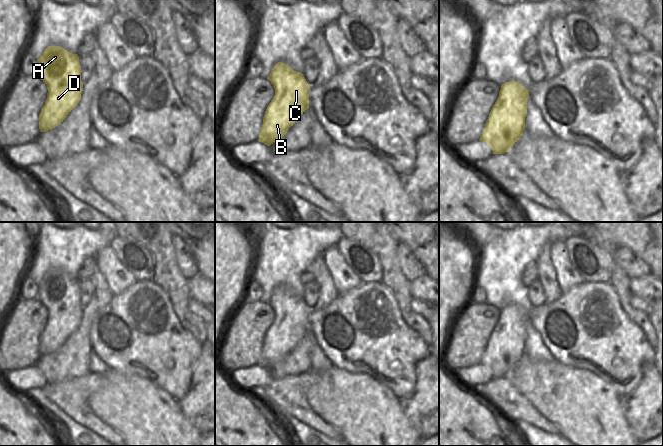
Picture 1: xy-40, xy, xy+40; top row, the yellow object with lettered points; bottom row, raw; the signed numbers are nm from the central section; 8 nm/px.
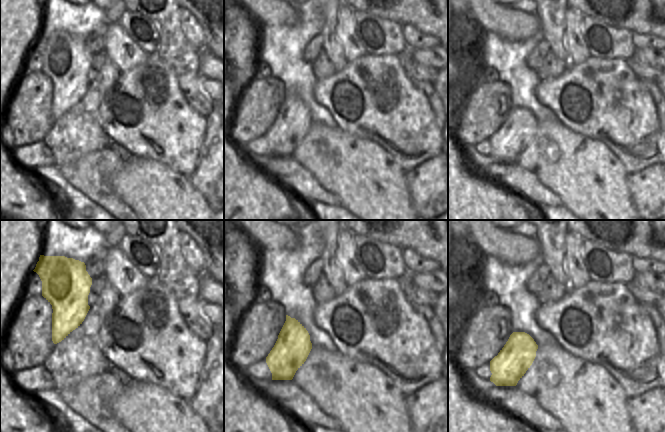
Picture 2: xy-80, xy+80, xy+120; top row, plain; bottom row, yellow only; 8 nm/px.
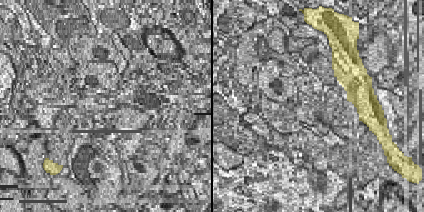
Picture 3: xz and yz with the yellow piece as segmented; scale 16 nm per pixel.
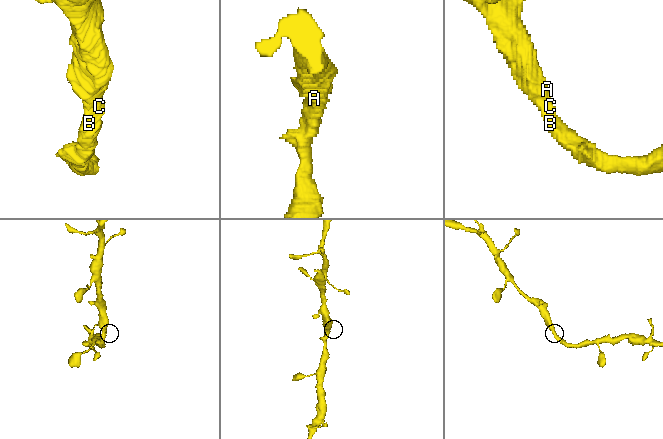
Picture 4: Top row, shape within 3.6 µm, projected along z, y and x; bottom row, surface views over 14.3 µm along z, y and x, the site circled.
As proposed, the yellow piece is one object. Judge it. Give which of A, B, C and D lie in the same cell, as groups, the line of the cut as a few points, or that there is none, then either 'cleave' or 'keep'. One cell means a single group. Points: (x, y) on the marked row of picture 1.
groups A B C D; cut none; keep

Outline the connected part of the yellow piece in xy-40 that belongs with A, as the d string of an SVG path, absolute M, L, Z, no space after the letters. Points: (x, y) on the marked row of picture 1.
M48 46L37 60L37 75L48 89L39 115L39 129L46 132L61 124L81 99L79 57L60 46Z

